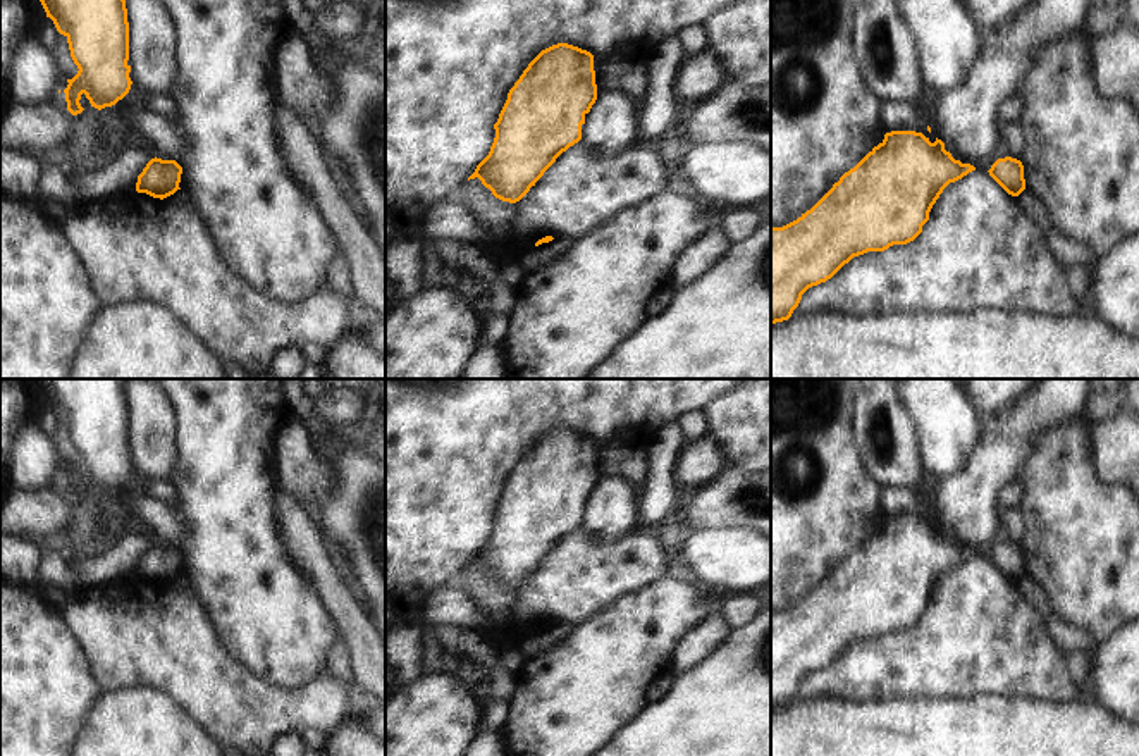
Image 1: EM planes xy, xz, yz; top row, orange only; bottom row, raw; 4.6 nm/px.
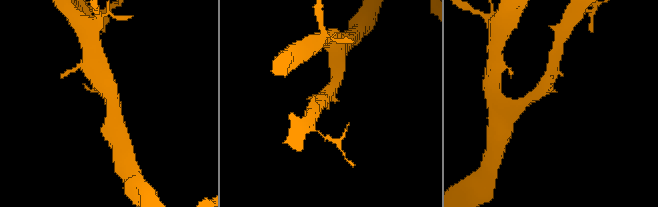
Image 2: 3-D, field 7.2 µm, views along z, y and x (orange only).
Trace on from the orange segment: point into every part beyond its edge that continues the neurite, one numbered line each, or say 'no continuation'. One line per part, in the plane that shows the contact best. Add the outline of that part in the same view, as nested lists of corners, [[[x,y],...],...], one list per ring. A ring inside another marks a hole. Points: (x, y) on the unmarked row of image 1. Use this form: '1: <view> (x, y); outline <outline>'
no continuation

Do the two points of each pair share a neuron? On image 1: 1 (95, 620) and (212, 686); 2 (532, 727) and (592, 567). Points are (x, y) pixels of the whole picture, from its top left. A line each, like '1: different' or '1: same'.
1: same
2: different

